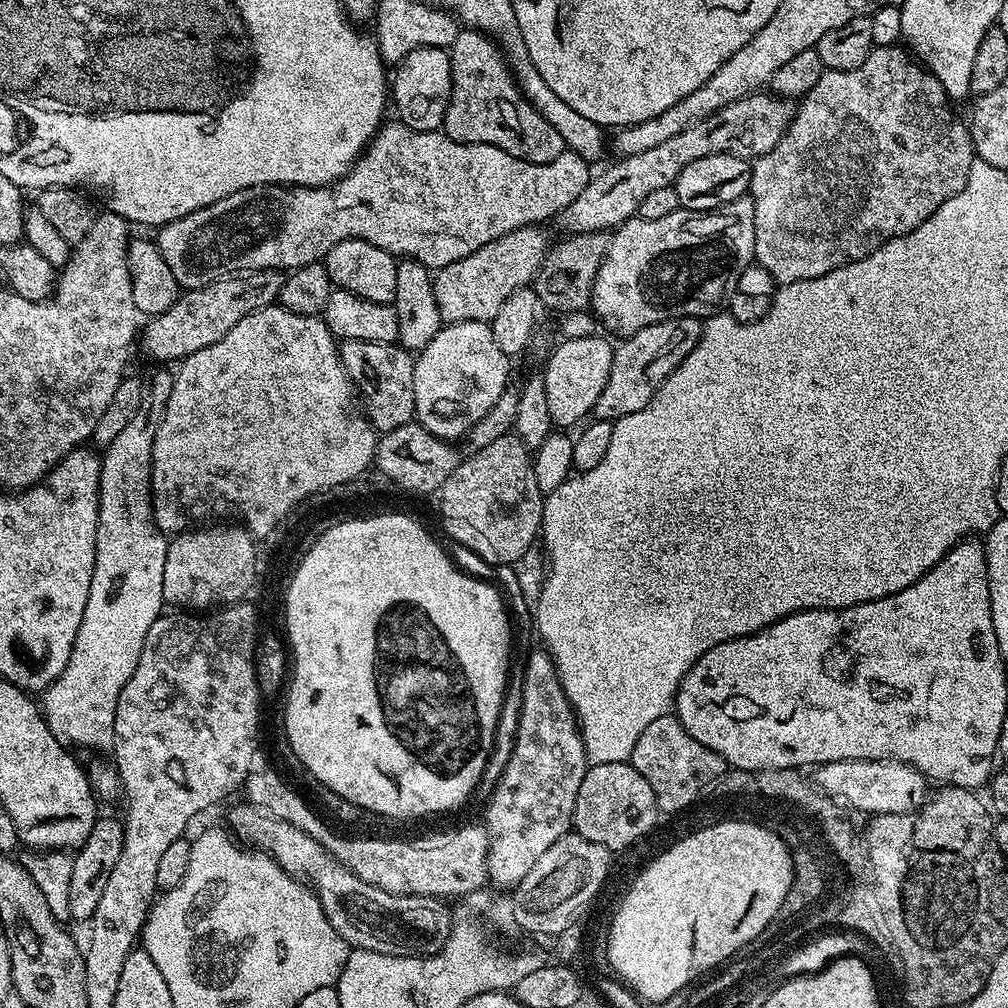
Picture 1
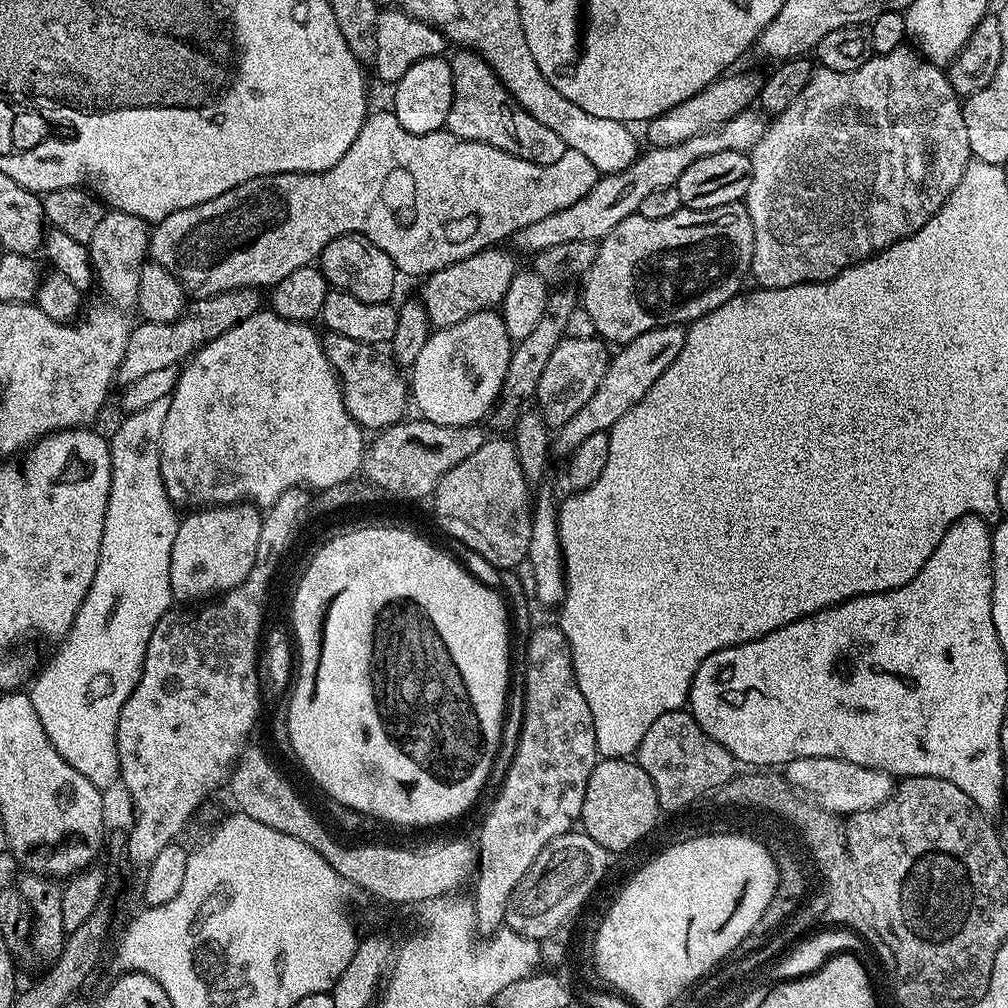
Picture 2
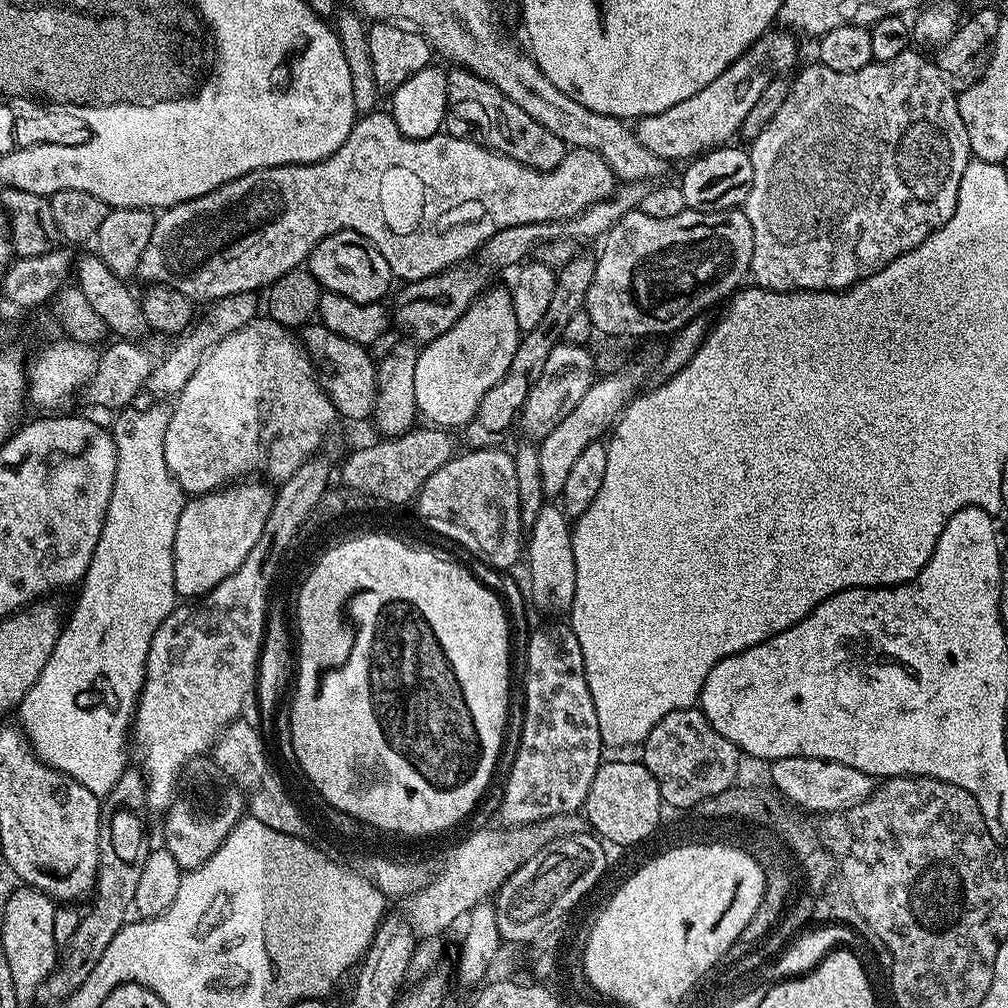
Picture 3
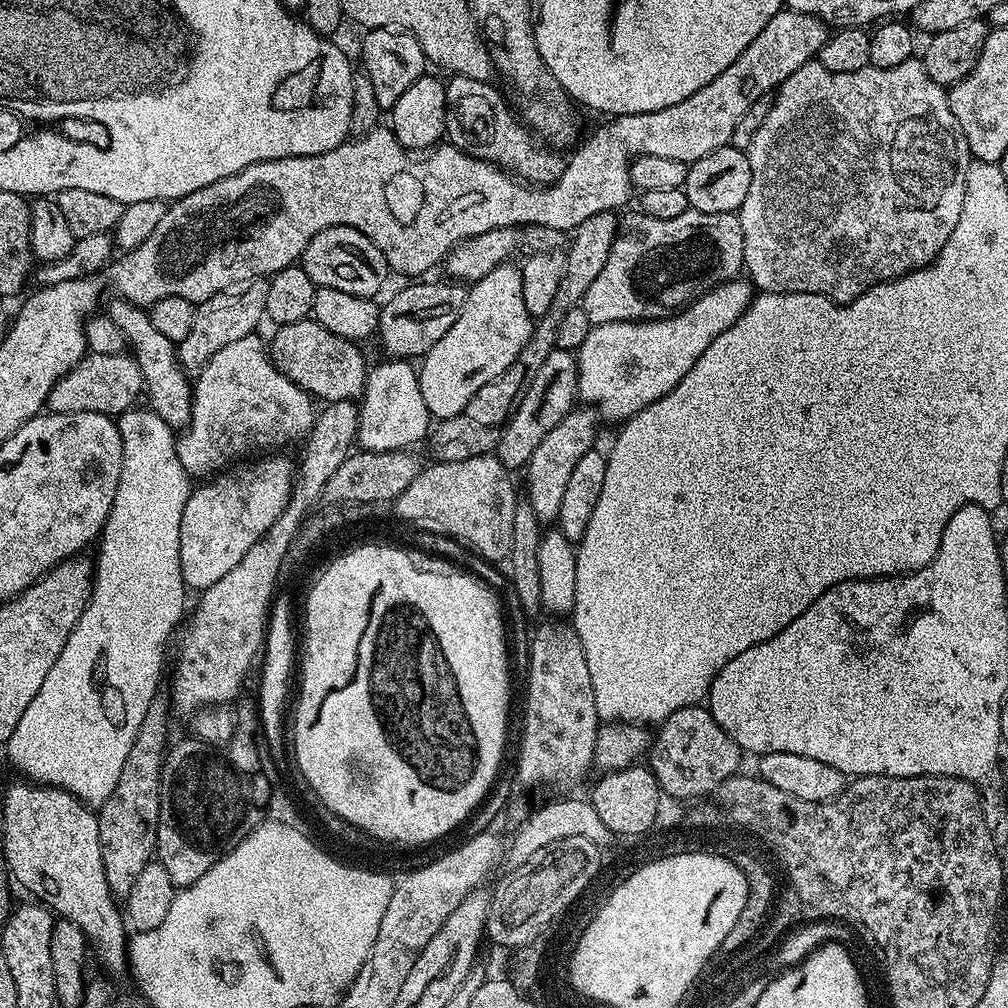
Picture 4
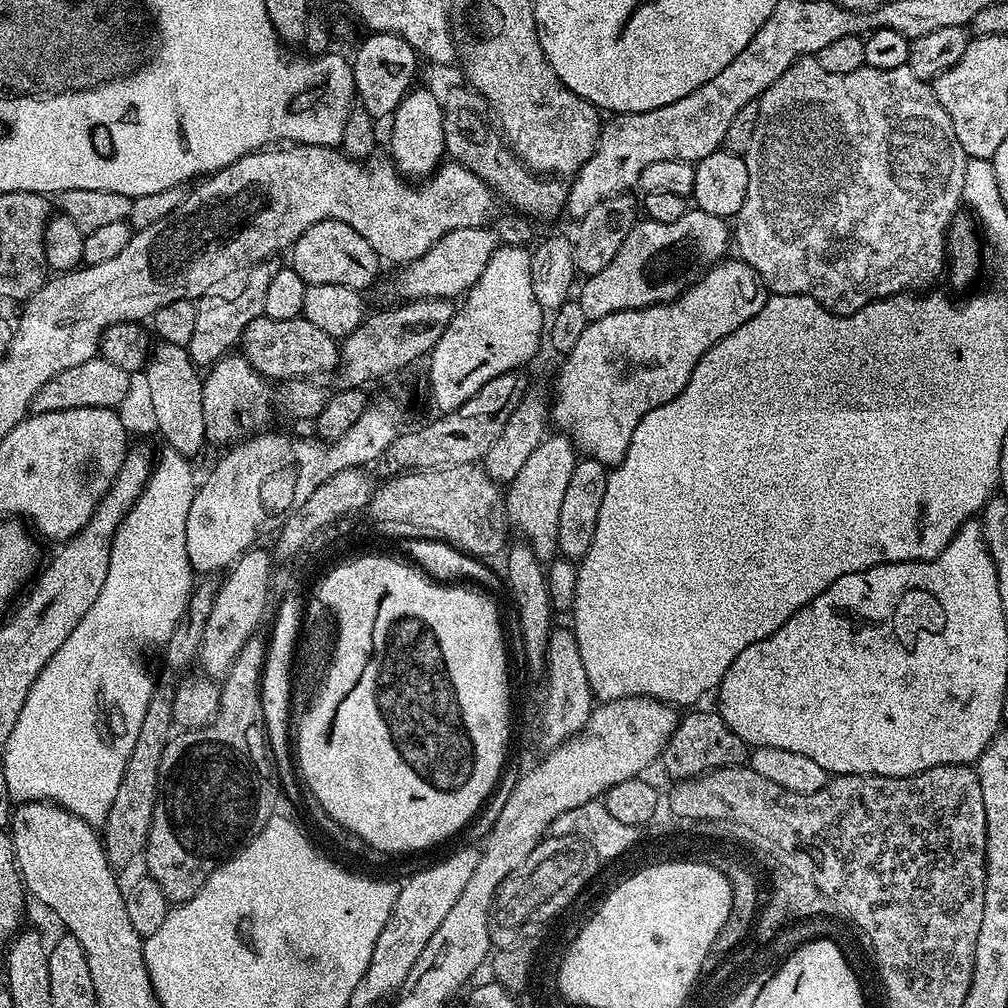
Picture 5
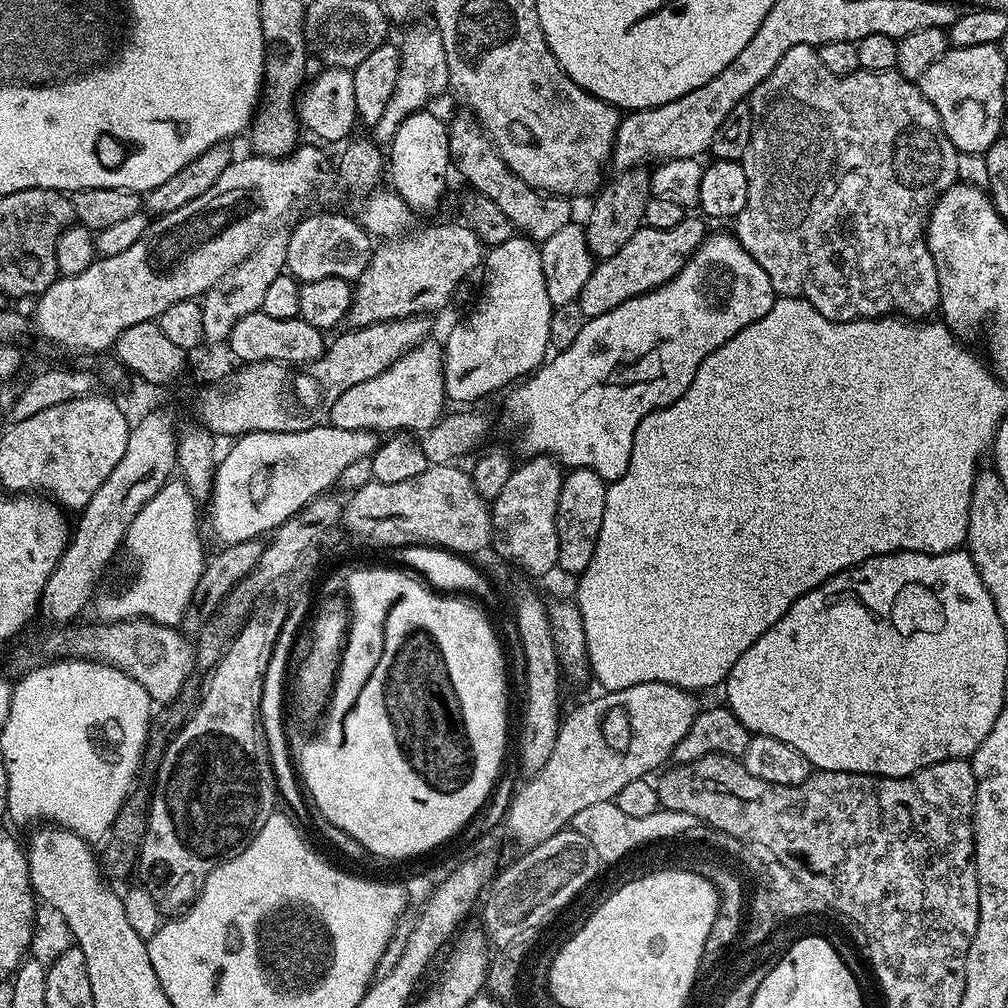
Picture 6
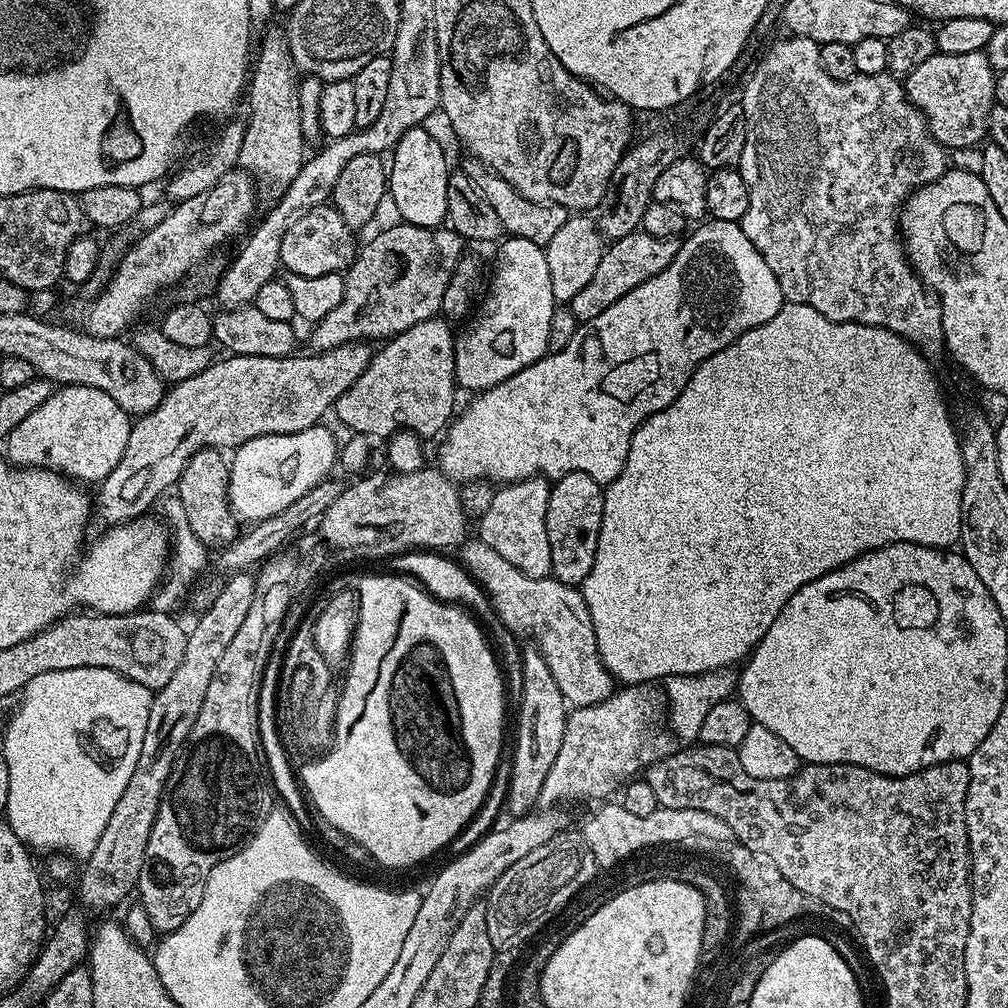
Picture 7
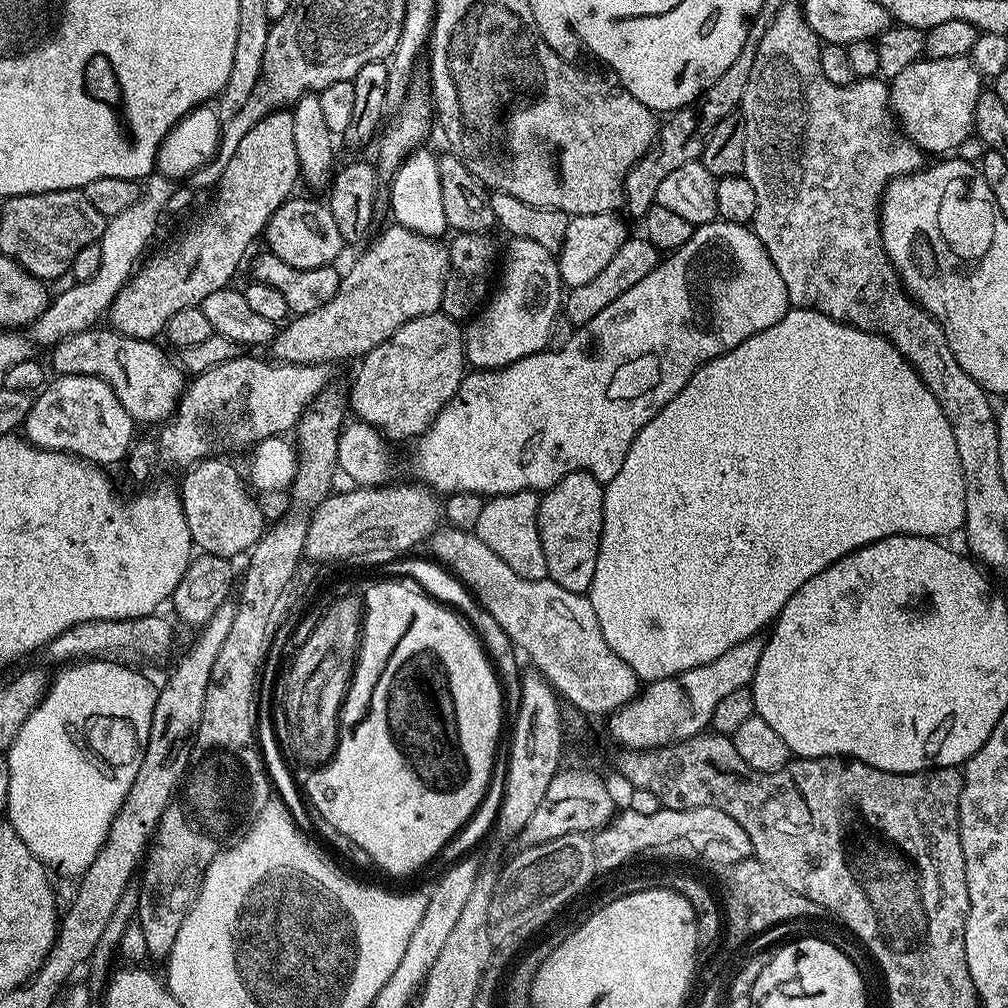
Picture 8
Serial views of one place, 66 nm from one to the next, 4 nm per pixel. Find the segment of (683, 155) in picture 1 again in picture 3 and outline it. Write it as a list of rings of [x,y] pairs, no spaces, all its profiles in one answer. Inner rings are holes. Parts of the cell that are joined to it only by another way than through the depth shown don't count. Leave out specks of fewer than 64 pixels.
[[[624,182],[617,187],[611,196],[607,196],[605,200],[590,206],[586,210],[582,210],[582,214],[571,216],[568,220],[530,222],[529,224],[519,224],[518,226],[506,226],[506,230],[498,230],[498,234],[494,234],[494,238],[490,238],[481,246],[478,253],[479,263],[487,266],[489,269],[491,269],[490,267],[513,267],[512,269],[515,269],[517,266],[525,263],[535,253],[536,248],[542,246],[542,242],[550,242],[551,240],[559,240],[561,238],[583,242],[583,240],[594,240],[598,236],[600,236],[599,238],[607,237],[609,230],[627,212],[635,212],[639,209],[645,191],[646,188],[643,183]]]

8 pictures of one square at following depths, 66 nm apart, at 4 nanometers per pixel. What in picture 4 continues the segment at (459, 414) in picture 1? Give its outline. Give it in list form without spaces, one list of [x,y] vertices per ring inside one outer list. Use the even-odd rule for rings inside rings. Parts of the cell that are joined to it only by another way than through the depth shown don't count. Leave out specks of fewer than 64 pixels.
[[[509,262],[494,266],[486,278],[467,289],[458,322],[419,361],[420,389],[429,417],[442,421],[458,415],[486,382],[498,378],[516,361],[522,346],[532,336],[534,318],[526,310],[524,274],[514,265]]]

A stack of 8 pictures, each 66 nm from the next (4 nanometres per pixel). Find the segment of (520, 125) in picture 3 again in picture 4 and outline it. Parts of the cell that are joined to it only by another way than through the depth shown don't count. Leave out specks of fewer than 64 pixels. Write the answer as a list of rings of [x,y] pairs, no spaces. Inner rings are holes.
[[[452,76],[447,81],[444,131],[447,143],[455,148],[537,186],[553,184],[566,163],[559,151],[537,139],[532,129],[514,111],[513,105],[511,108],[504,101],[503,94],[488,80]]]

